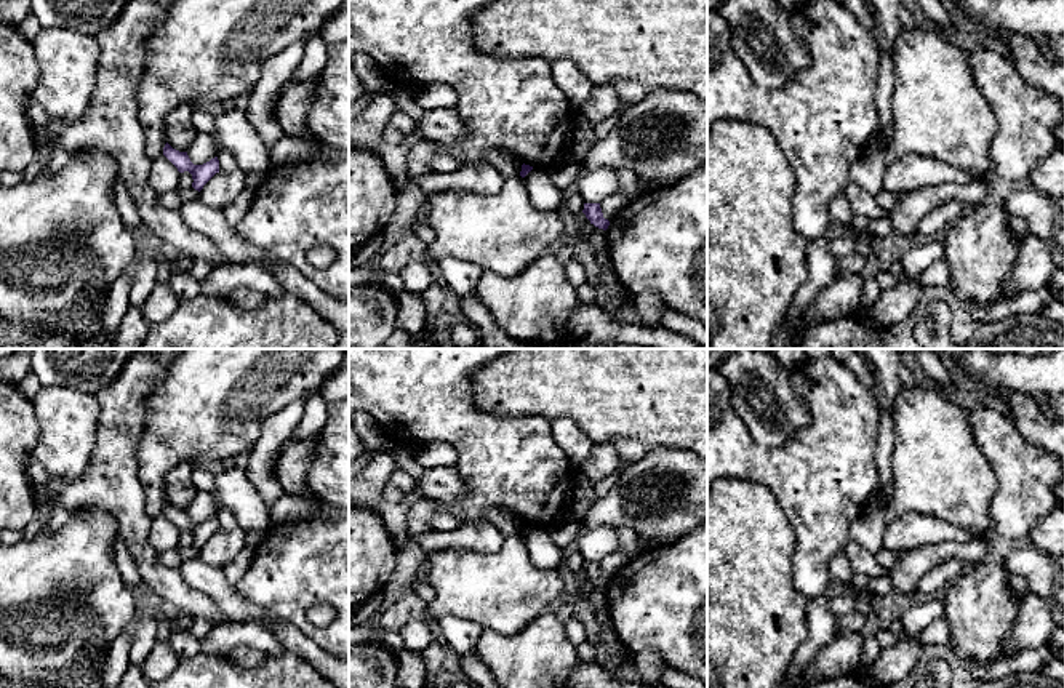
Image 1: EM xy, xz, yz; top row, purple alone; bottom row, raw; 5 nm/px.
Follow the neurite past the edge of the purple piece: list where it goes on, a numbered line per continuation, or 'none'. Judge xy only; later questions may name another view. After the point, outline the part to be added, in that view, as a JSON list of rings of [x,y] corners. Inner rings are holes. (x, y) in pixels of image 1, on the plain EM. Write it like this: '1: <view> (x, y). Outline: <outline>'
none

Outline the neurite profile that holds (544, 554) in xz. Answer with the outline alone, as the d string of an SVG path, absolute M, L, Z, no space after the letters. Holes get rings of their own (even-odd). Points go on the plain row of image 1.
M533 526L522 536L533 565L539 570L558 570L563 563L563 550L552 541L546 526Z

